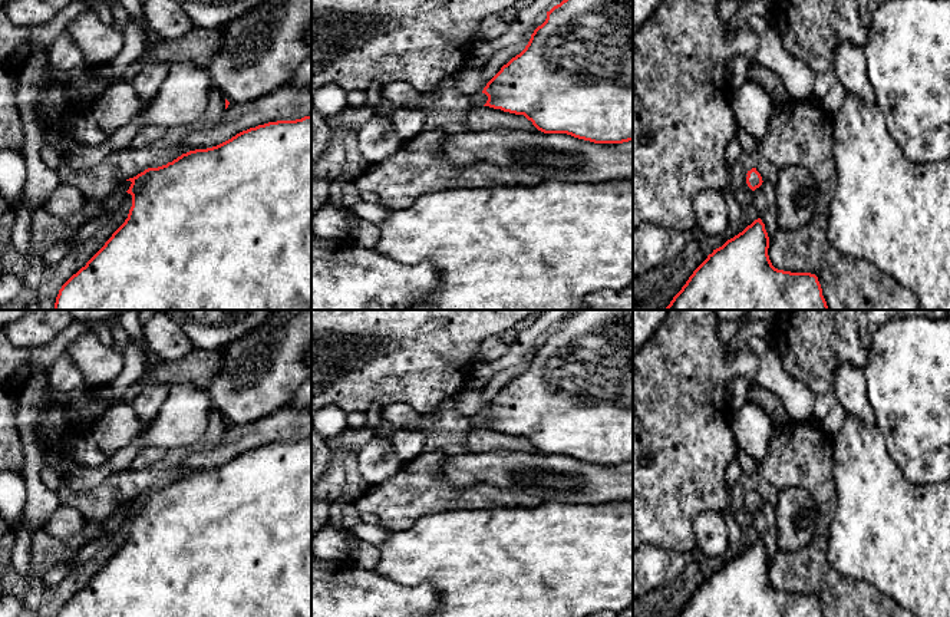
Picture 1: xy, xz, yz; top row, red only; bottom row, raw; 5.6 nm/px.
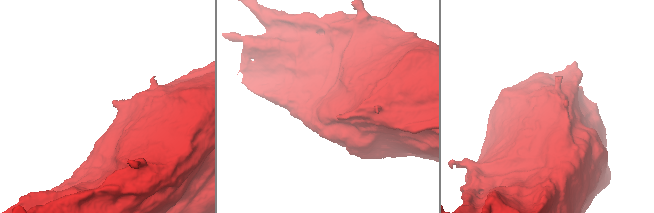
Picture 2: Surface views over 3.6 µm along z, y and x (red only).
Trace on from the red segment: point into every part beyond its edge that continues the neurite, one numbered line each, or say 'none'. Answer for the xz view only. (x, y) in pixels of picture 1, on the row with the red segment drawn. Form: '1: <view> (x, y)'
none

